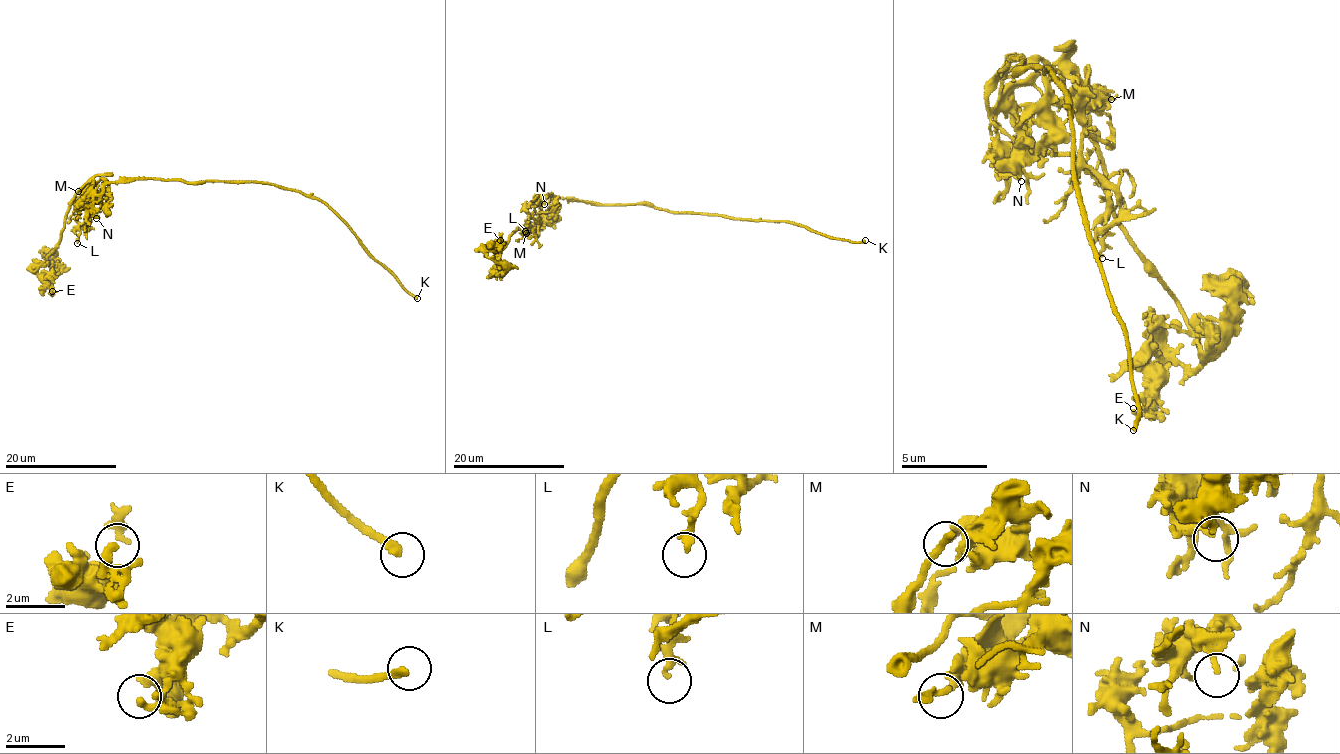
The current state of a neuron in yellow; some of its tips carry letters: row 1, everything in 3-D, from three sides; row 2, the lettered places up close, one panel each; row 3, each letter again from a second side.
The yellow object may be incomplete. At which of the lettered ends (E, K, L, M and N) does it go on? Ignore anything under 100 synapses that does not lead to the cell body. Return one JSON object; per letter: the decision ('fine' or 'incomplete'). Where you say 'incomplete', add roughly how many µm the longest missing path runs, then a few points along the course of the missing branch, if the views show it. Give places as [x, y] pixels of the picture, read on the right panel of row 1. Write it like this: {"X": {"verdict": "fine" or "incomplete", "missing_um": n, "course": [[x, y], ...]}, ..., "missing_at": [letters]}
{"E": {"verdict": "fine"}, "K": {"verdict": "incomplete", "missing_um": 40}, "L": {"verdict": "fine"}, "M": {"verdict": "fine"}, "N": {"verdict": "fine"}, "missing_at": ["K"]}

